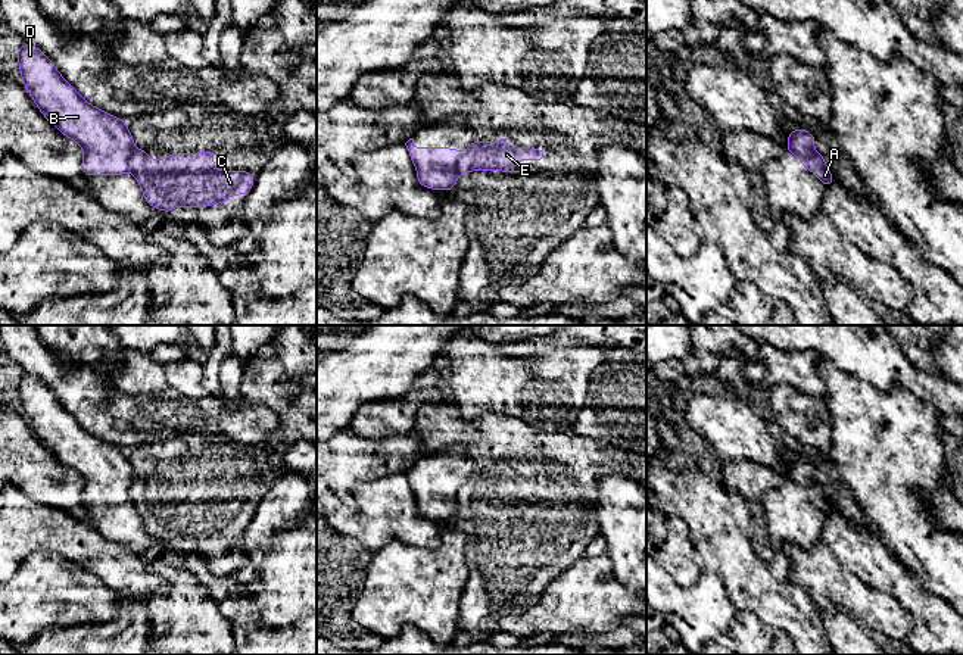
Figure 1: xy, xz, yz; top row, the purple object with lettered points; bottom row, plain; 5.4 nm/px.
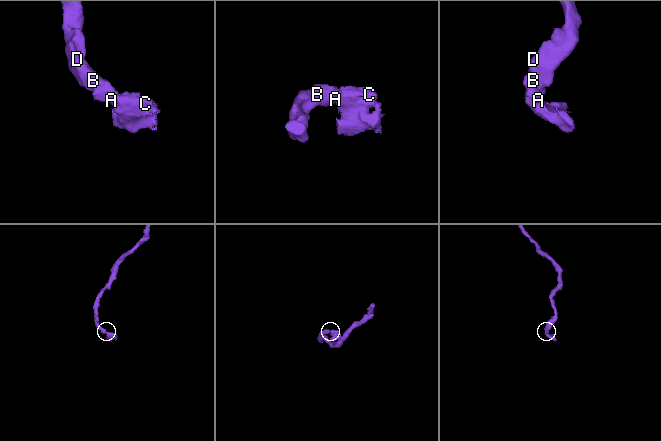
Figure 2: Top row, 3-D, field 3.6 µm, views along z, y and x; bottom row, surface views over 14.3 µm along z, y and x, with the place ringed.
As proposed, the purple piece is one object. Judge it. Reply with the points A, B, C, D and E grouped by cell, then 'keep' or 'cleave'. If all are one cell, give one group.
A C E / B D; cleave

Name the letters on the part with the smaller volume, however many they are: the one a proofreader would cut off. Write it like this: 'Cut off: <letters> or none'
Cut off: A, C, E

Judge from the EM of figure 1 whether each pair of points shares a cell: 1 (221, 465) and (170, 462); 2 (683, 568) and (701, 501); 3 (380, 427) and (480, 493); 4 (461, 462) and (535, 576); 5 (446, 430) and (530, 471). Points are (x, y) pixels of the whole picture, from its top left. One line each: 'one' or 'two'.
1: one
2: two
3: two
4: two
5: one

